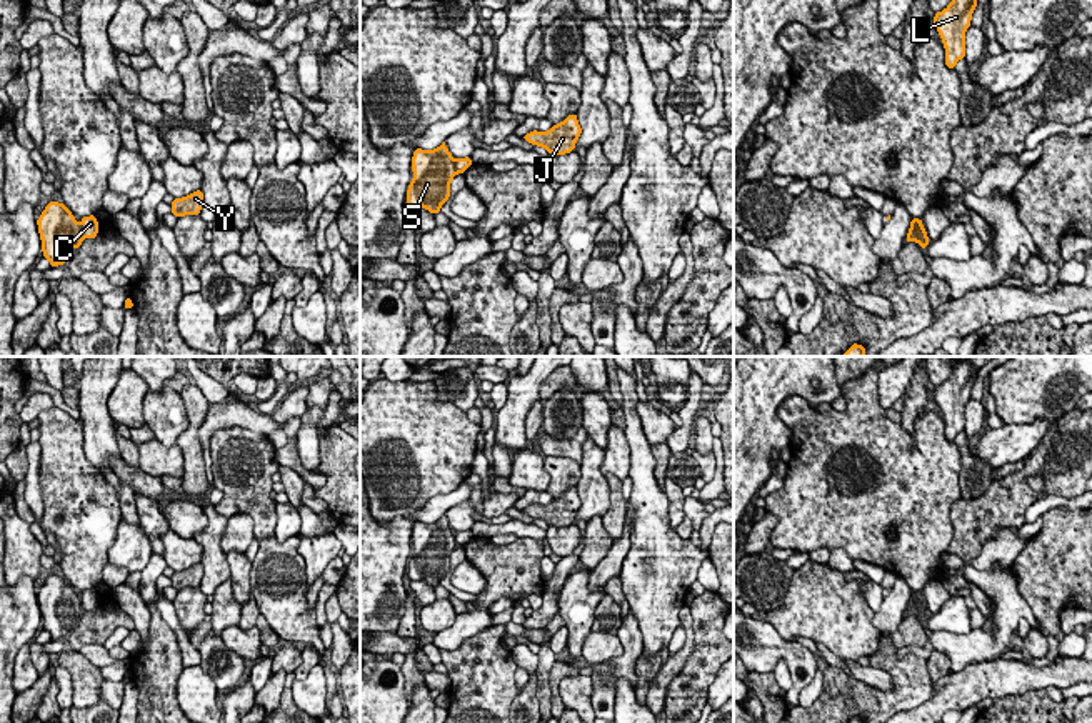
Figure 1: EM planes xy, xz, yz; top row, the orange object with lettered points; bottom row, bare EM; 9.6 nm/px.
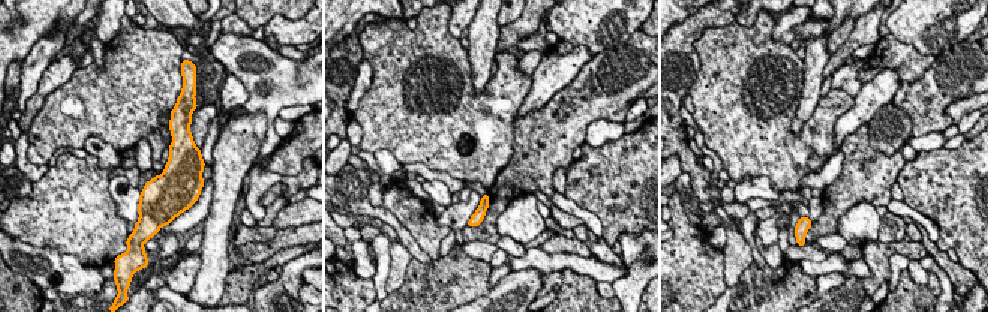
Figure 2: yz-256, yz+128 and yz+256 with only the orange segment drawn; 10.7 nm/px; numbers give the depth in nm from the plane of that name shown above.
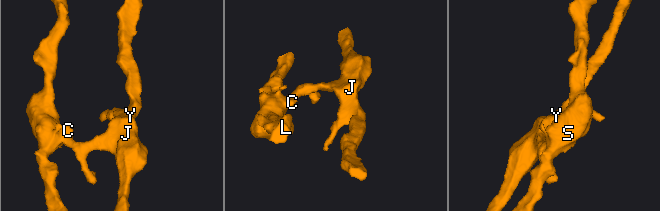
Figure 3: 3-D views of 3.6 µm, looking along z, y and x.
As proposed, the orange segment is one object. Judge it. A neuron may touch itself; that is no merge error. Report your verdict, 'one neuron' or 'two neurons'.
two neurons

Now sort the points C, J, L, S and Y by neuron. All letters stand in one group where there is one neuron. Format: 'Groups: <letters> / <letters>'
Groups: C J Y / L S

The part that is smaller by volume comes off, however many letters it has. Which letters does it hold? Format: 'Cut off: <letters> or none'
Cut off: L, S

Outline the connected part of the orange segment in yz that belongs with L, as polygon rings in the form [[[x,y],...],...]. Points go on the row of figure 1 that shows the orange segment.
[[[952,0],[949,7],[934,17],[935,28],[945,47],[945,65],[955,68],[965,58],[965,30],[979,0]]]

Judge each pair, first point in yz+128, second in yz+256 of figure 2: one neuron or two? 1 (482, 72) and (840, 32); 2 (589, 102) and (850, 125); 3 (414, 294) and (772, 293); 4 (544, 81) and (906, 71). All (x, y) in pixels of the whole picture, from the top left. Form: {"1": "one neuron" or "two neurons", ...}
{"1": "two neurons", "2": "two neurons", "3": "one neuron", "4": "two neurons"}

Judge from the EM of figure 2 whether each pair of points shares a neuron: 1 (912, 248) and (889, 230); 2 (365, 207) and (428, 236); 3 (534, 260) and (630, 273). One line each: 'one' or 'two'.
1: two
2: two
3: one

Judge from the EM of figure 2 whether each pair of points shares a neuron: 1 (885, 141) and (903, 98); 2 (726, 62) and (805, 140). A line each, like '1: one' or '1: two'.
1: two
2: one

